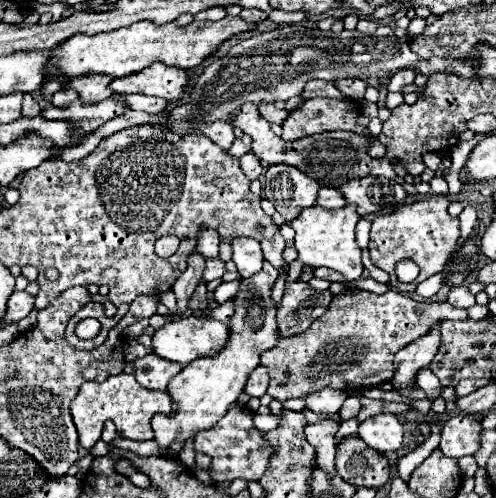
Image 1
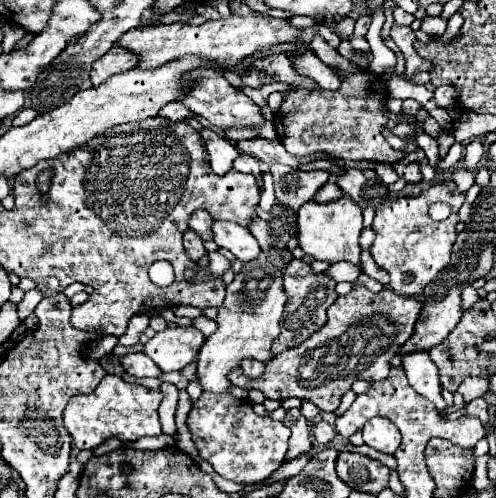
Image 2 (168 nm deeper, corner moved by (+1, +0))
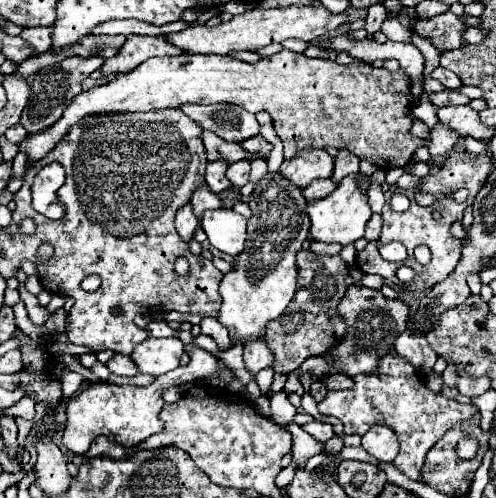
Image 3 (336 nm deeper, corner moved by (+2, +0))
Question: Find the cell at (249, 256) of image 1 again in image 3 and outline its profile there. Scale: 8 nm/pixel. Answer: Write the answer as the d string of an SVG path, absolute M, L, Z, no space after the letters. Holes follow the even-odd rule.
M232 209L206 211L202 217L202 229L206 231L210 245L222 253L236 257L246 247L246 219Z

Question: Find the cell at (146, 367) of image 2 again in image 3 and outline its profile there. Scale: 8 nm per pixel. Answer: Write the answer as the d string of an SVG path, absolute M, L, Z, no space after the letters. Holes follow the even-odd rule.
M114 355L110 361L108 361L108 369L114 373L114 375L124 375L124 377L132 377L138 373L138 367L134 367L134 361L128 357L128 355Z

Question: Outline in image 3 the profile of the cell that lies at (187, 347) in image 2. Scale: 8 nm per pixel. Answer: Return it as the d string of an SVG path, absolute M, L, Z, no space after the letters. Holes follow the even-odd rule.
M148 337L136 345L130 357L138 365L140 373L158 377L176 369L180 365L182 353L184 353L184 343L178 337L166 337L166 339Z

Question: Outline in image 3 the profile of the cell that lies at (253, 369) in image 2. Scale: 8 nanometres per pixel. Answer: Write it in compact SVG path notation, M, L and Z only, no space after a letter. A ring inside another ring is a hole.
M264 339L244 345L244 363L252 375L256 375L264 367L272 367L272 359L274 357L272 357L268 345L264 343Z

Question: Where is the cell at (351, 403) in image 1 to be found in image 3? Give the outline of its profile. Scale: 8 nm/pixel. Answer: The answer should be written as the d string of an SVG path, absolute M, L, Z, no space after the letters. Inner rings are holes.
M388 353L386 359L380 361L378 373L372 373L372 375L362 373L362 375L354 375L352 379L354 379L354 389L350 389L350 391L328 391L326 399L322 403L318 403L320 413L334 415L336 419L340 419L340 423L344 425L344 435L352 435L352 433L362 435L364 431L368 431L372 425L378 425L378 423L392 427L396 431L396 435L398 435L398 441L400 441L400 453L394 459L394 465L396 465L396 469L400 469L412 481L422 481L424 459L426 459L426 453L434 447L434 443L438 439L442 439L452 427L474 419L476 413L478 413L478 409L474 405L450 401L442 393L432 393L424 385L422 375L418 375L416 369L396 353Z

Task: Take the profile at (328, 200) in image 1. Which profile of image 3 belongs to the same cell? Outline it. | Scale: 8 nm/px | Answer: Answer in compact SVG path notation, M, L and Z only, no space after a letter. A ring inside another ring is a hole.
M316 179L304 189L304 199L312 201L312 199L328 197L334 191L334 187L336 187L336 183L332 179Z

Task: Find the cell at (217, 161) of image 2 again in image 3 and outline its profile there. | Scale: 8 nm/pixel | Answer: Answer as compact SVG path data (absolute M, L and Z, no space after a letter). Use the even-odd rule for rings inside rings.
M216 159L214 163L208 163L206 183L208 183L212 193L220 193L220 191L224 191L232 185L230 179L226 179L226 167L228 167L228 163L222 163L222 159Z

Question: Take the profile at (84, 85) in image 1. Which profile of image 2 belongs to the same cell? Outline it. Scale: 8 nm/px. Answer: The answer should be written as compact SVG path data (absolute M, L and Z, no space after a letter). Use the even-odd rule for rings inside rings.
M115 45L107 55L103 55L101 59L97 59L91 67L91 81L93 87L97 87L99 83L103 83L103 79L109 79L115 73L123 73L127 69L137 67L139 57L131 51L127 51L125 47Z

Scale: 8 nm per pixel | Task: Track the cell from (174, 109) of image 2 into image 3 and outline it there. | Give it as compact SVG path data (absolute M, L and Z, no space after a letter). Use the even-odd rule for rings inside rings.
M186 105L180 109L202 129L216 133L224 141L242 143L244 139L250 139L260 133L260 123L256 121L256 117L238 105Z

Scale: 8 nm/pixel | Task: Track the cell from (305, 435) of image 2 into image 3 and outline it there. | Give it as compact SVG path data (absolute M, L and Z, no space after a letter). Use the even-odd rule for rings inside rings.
M284 391L270 397L270 403L272 403L272 419L274 419L274 423L278 423L282 427L292 423L294 415L296 415L296 407L288 401L288 395Z

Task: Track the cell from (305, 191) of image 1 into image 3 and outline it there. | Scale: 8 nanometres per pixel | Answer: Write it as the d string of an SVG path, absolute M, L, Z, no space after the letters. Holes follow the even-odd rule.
M304 149L292 161L284 161L280 173L294 183L296 187L304 189L314 179L326 179L332 175L334 159L320 149Z

